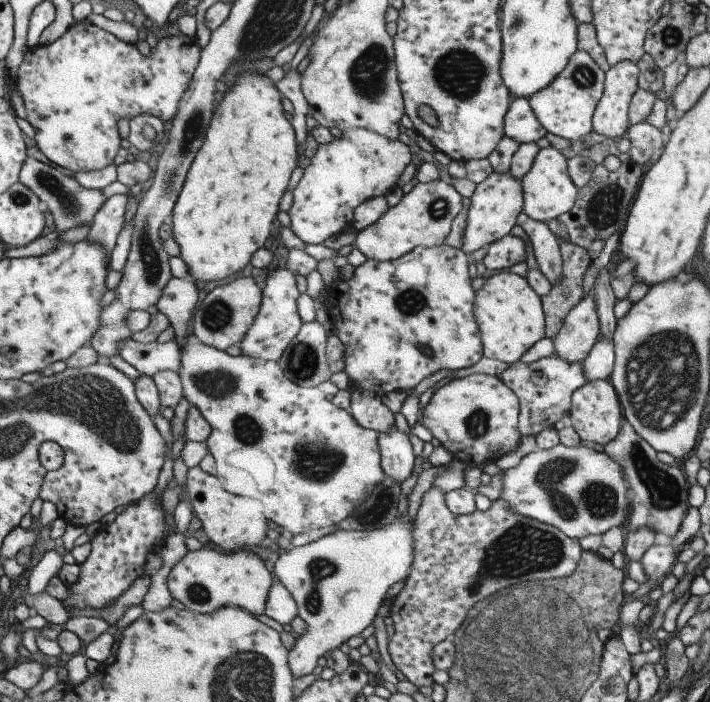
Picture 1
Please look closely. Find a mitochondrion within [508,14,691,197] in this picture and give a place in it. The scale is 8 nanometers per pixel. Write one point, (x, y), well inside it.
(671, 35)

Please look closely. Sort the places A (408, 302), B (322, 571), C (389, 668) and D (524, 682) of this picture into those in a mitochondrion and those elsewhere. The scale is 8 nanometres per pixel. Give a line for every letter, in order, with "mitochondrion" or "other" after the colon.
A: mitochondrion
B: mitochondrion
C: other
D: mitochondrion

